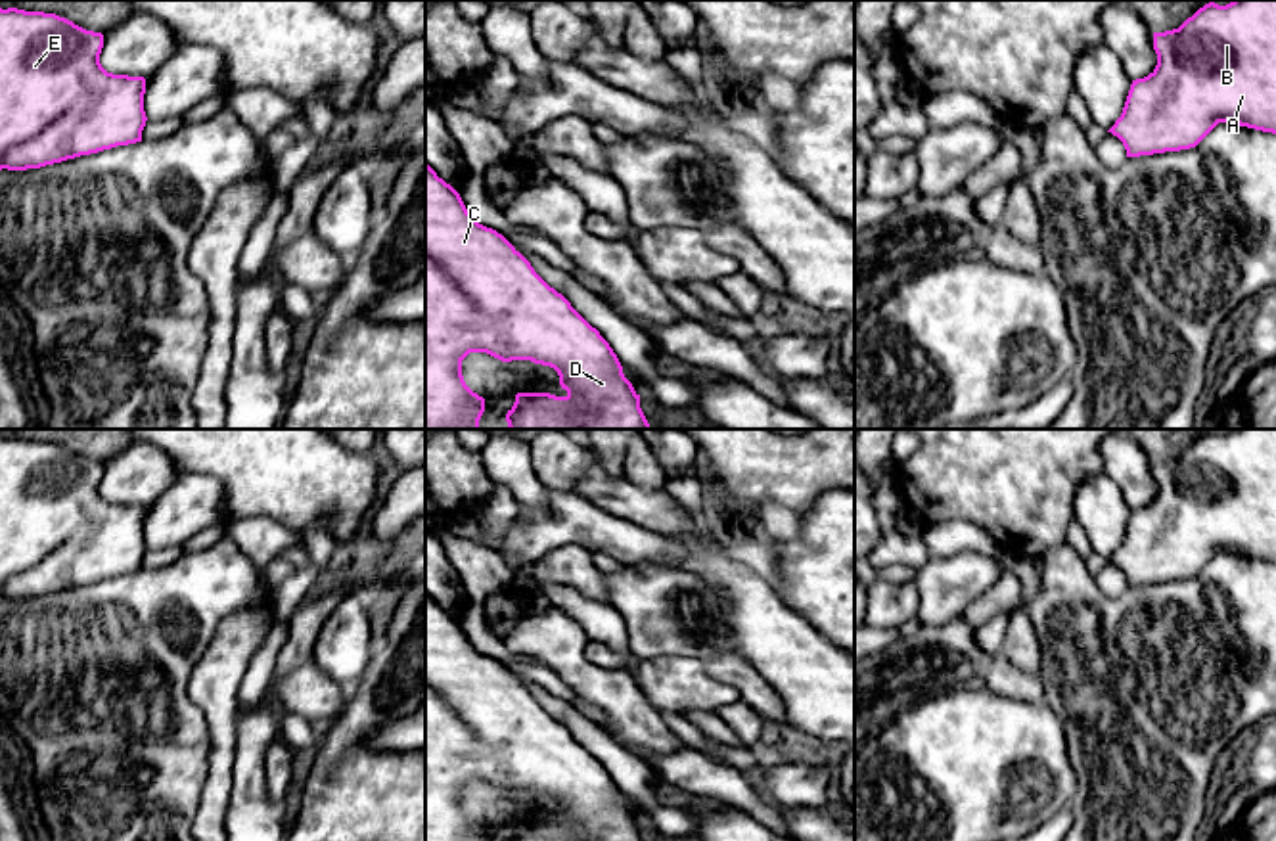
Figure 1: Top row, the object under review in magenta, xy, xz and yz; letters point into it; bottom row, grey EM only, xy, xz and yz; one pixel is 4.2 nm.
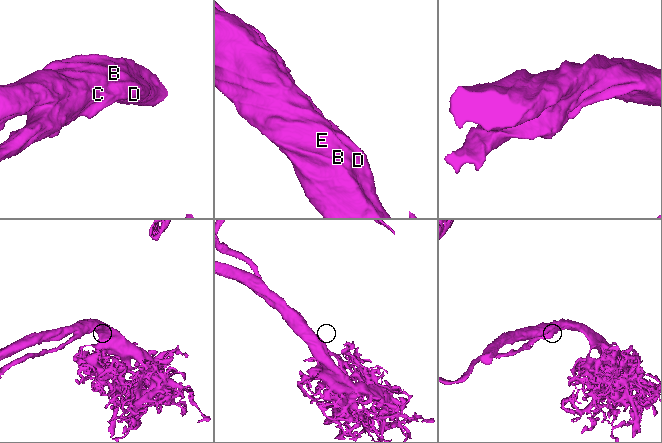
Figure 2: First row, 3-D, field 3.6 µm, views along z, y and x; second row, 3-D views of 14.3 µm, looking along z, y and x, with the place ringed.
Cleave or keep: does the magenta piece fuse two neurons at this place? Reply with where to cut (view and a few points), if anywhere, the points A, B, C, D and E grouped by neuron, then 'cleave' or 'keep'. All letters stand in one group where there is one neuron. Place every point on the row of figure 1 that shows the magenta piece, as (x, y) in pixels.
no cut | A B C D E | keep

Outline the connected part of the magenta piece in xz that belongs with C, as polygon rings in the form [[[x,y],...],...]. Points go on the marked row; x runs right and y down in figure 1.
[[[425,163],[425,429],[479,429],[485,398],[462,375],[462,360],[469,352],[487,352],[502,362],[531,360],[558,372],[567,395],[517,393],[506,414],[510,429],[651,429],[640,395],[600,331],[502,234],[479,224],[460,193]]]

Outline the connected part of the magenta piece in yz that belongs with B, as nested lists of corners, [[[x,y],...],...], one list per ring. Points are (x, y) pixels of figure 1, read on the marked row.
[[[1232,0],[1199,8],[1178,29],[1153,33],[1155,69],[1130,84],[1125,107],[1107,130],[1117,136],[1127,157],[1196,148],[1219,123],[1276,134],[1276,0]]]

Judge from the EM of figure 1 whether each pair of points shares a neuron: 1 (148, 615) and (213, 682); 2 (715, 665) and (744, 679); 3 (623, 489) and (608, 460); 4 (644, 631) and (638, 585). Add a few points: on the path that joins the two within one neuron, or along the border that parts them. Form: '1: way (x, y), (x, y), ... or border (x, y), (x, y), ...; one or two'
1: border (219, 627), (188, 682), (188, 698), (200, 709); two
2: way (723, 667), (736, 671); one
3: border (598, 464), (612, 476), (623, 477); two
4: way (644, 619), (644, 596); one

